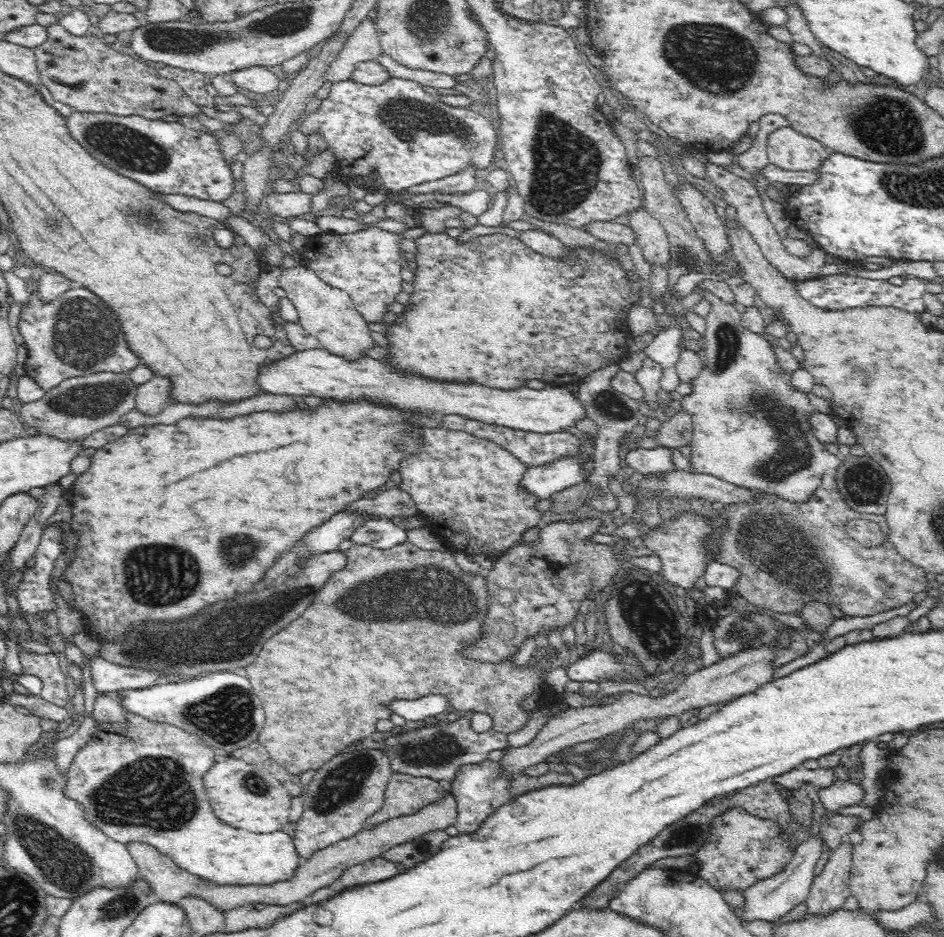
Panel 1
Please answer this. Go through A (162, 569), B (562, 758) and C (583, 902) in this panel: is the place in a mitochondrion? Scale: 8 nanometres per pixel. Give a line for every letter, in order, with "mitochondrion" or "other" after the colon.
A: mitochondrion
B: other
C: other

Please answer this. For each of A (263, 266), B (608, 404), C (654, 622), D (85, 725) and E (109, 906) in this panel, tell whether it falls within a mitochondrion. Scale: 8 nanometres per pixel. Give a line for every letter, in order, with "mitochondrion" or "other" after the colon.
A: other
B: mitochondrion
C: mitochondrion
D: other
E: mitochondrion

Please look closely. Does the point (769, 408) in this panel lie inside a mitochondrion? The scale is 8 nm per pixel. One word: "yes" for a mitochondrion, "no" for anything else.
yes

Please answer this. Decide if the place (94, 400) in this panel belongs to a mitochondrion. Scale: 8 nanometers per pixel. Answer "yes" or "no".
yes

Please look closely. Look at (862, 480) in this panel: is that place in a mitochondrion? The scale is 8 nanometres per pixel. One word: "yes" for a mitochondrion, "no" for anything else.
yes

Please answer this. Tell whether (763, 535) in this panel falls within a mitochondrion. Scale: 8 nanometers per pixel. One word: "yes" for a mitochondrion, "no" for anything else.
yes

